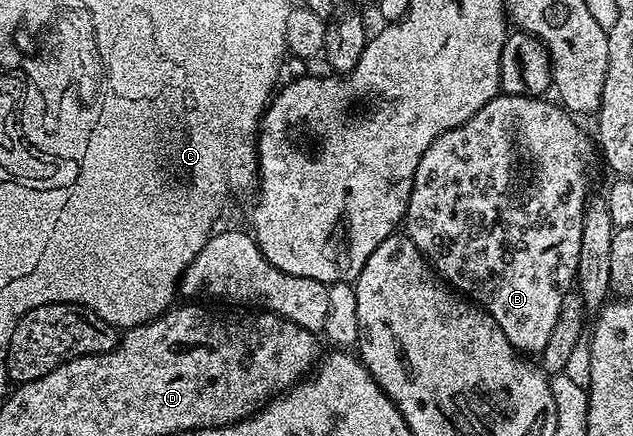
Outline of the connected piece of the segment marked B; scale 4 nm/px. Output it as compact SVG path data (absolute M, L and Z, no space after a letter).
M499 94L476 110L468 122L440 134L428 150L420 158L420 166L416 166L416 174L412 182L412 190L408 198L404 217L404 232L409 236L422 255L430 261L435 272L447 281L451 288L469 298L504 330L504 338L510 345L523 354L541 354L544 346L548 346L548 338L556 327L556 318L560 315L560 306L567 292L571 291L578 274L580 258L580 238L584 230L584 218L588 207L586 191L590 188L590 163L596 160L596 144L593 139L582 136L578 129L579 121L571 113L557 103L549 104L546 98L536 96L507 96Z

